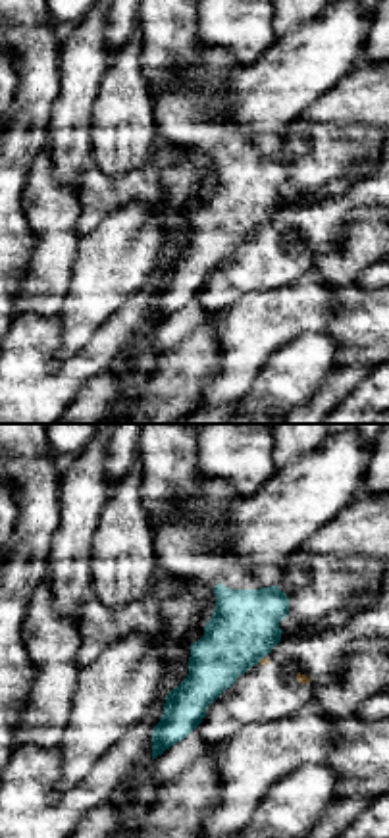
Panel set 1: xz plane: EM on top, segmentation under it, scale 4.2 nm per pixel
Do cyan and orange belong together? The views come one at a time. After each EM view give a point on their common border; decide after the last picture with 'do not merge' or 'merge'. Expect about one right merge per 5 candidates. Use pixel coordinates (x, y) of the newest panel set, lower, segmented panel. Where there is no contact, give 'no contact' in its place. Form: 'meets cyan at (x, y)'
meets cyan at (260, 657)

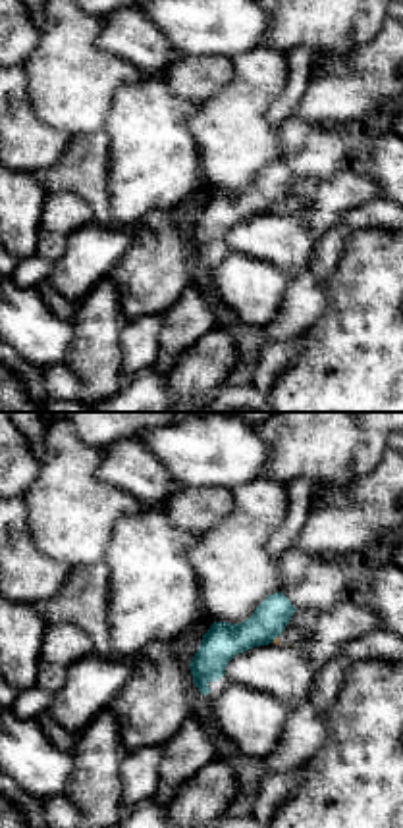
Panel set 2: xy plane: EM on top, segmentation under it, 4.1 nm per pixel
meets cyan at (274, 638)

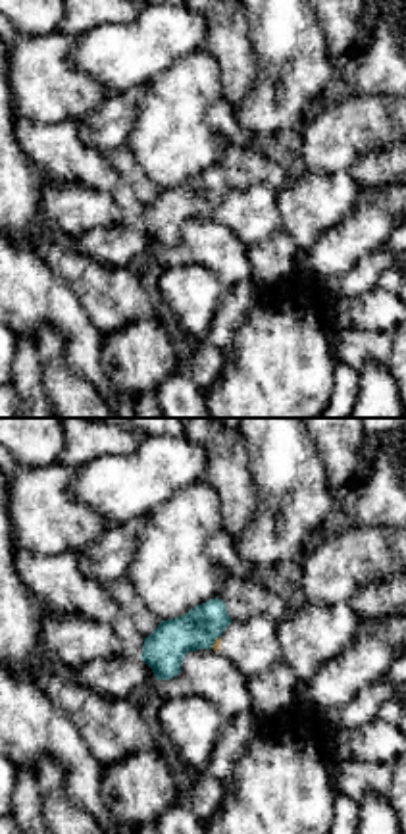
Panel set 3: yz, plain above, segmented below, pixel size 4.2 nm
meets cyan at (214, 640)

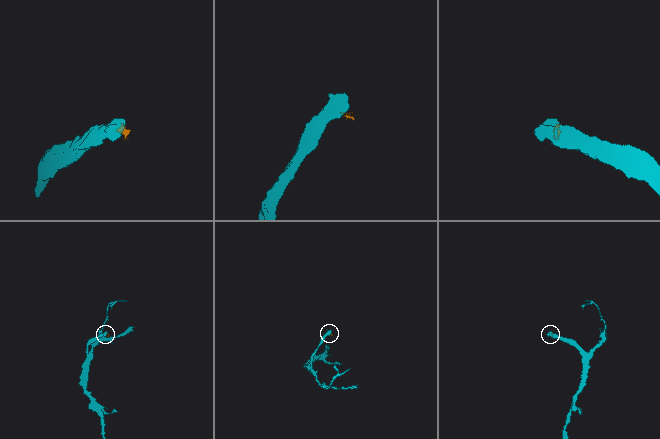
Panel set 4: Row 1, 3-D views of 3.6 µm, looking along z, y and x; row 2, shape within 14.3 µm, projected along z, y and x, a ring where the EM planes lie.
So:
do not merge

